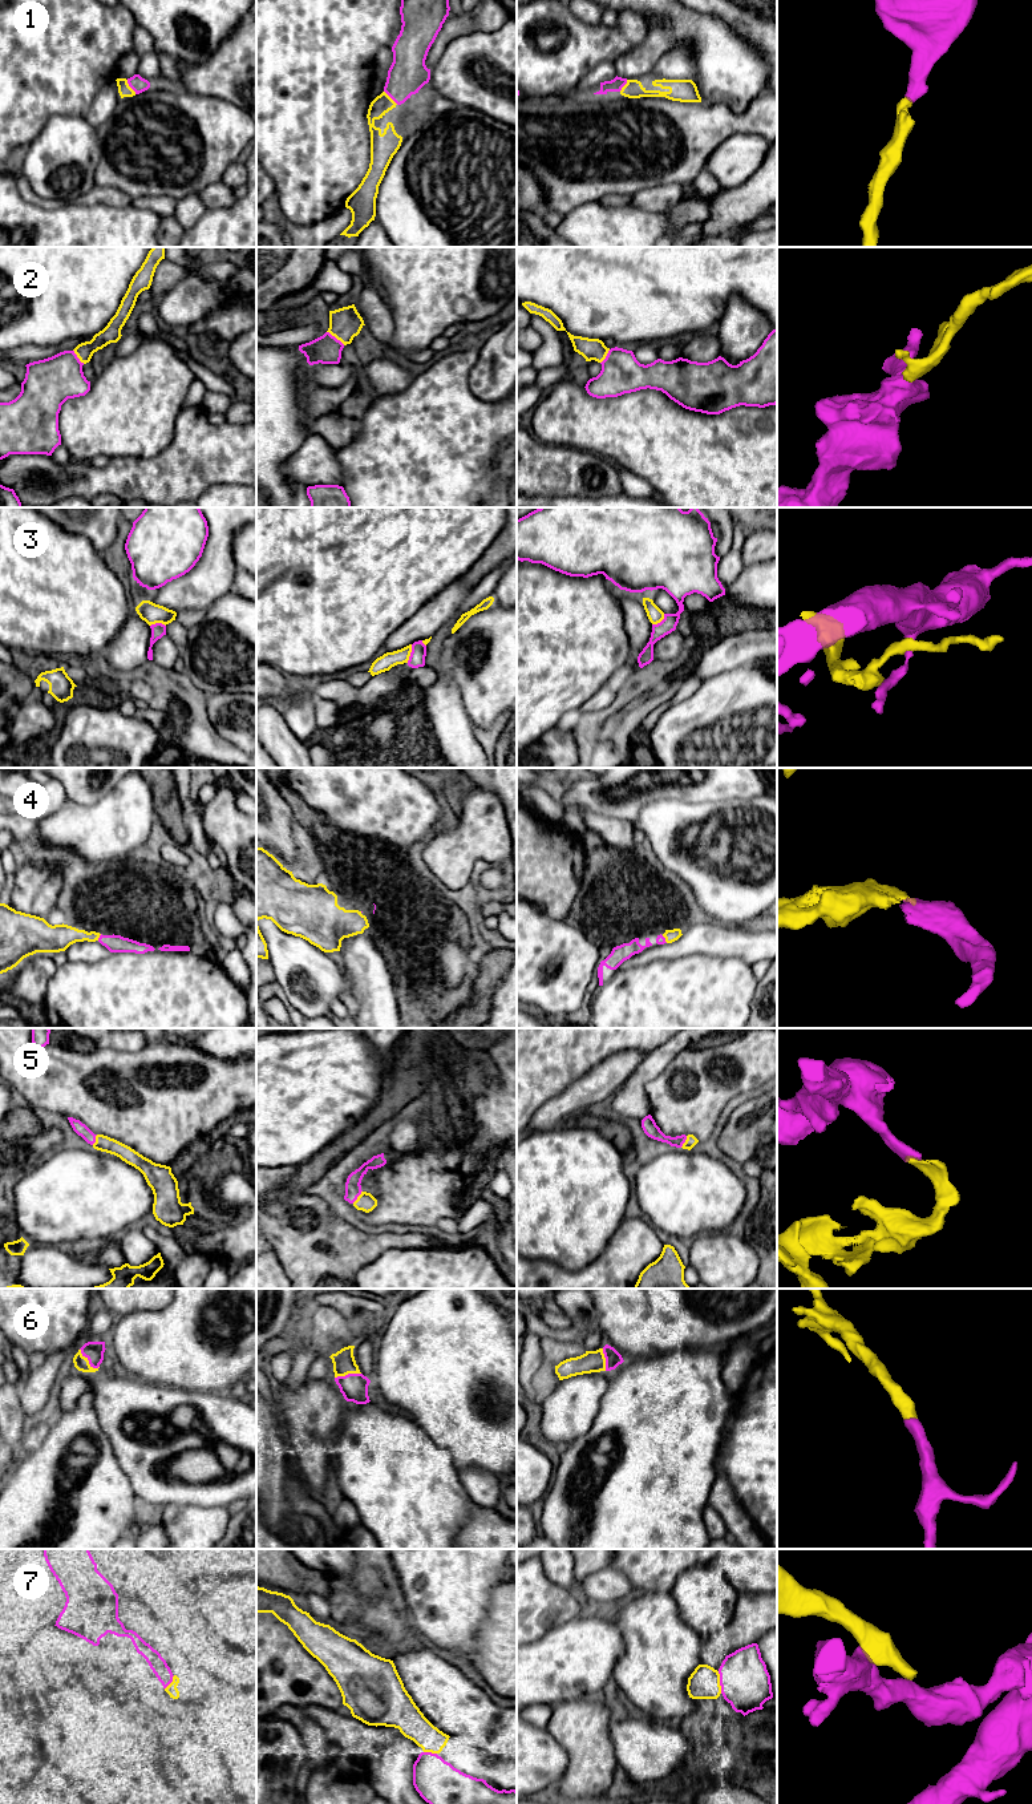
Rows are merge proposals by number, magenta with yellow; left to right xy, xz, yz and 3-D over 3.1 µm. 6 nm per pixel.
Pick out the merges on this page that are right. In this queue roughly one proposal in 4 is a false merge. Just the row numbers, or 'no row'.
1, 2, 4, 5, 6, 7

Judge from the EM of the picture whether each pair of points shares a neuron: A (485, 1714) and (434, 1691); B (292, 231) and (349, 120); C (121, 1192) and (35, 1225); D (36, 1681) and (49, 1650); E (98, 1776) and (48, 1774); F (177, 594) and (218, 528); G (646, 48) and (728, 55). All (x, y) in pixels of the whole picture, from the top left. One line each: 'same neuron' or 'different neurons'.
A: same neuron
B: different neurons
C: same neuron
D: same neuron
E: different neurons
F: same neuron
G: same neuron

